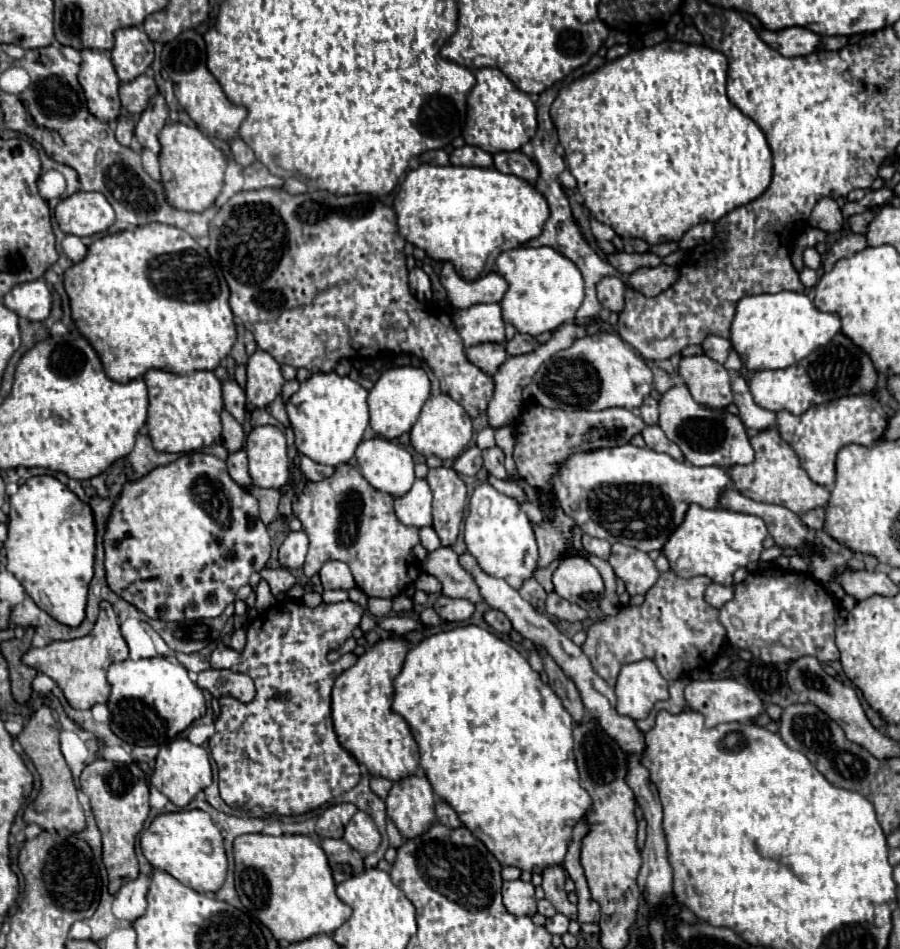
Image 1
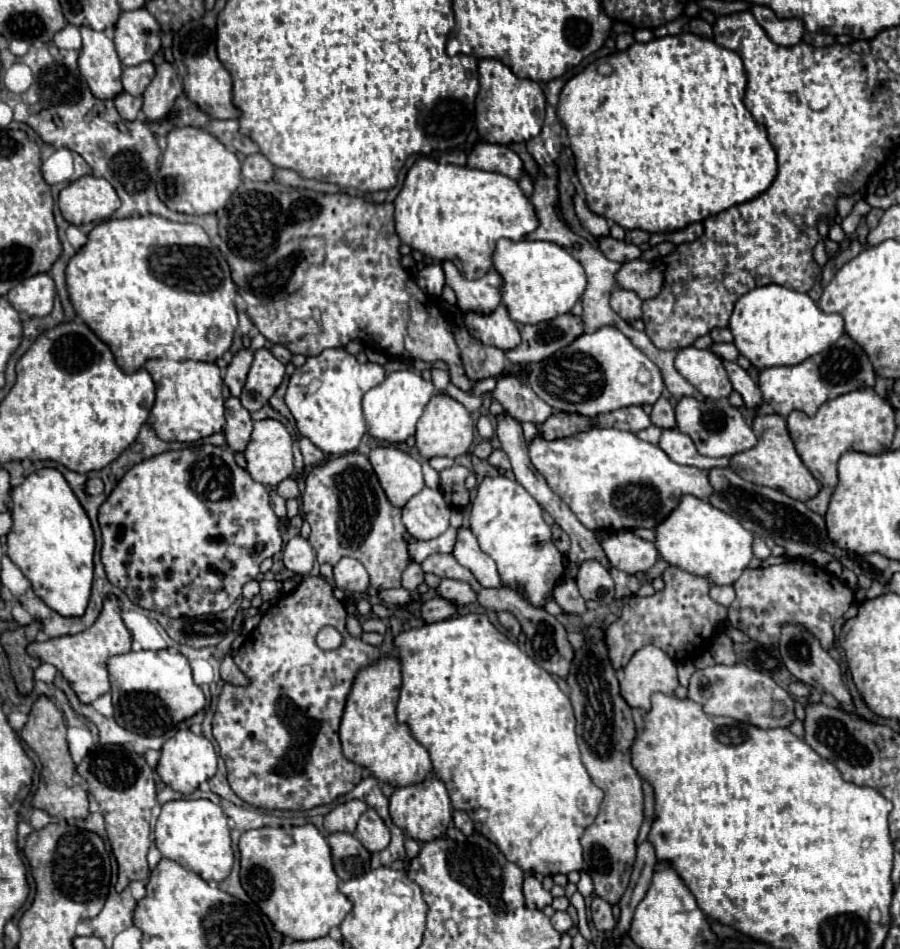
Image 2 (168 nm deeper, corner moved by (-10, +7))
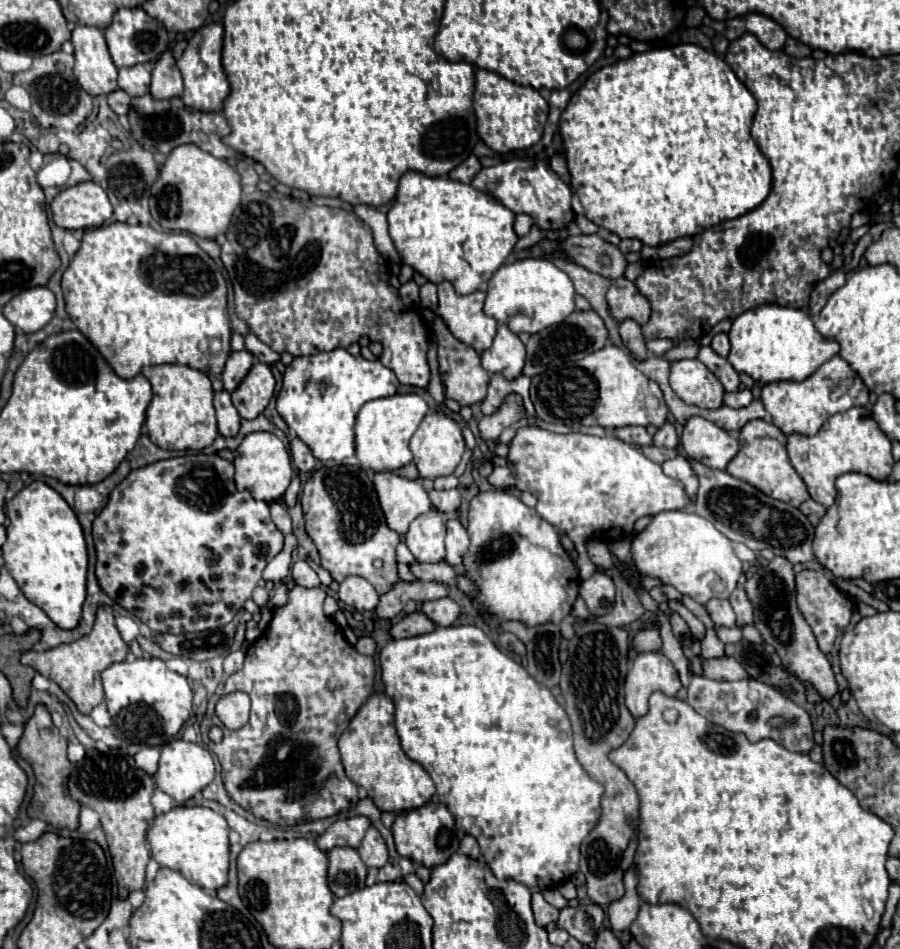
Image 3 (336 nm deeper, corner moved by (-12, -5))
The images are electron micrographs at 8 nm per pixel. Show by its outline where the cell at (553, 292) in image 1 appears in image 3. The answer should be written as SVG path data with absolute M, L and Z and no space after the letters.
M523 258L503 264L489 280L485 314L505 322L511 332L537 334L553 324L561 324L575 310L575 288L571 278L547 258Z

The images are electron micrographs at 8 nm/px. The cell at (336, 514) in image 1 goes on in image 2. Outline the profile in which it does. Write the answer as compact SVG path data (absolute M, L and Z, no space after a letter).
M349 452L315 466L305 478L301 508L311 526L309 540L319 564L329 562L335 566L343 556L349 556L367 568L375 590L401 588L401 574L411 562L403 540L401 510L387 500L367 456Z

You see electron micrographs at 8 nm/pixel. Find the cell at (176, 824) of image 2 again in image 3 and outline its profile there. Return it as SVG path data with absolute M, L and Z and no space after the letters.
M177 806L167 814L159 814L147 832L151 856L161 866L183 874L189 882L217 890L227 884L229 870L229 826L225 818L203 806Z

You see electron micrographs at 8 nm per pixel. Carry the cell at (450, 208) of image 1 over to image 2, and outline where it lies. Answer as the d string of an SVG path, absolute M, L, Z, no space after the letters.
M419 158L409 168L403 188L397 194L393 206L395 230L401 242L433 260L451 260L467 280L477 280L479 276L485 276L491 270L491 252L499 238L509 238L517 242L535 230L535 208L531 208L531 200L523 196L523 190L515 180L497 172L485 172L453 164L437 164L427 158Z

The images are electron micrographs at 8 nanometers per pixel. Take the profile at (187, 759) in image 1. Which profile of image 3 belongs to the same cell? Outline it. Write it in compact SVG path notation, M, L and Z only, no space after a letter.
M181 738L171 740L171 742L167 742L163 746L161 760L159 760L159 770L155 774L155 784L165 794L169 794L171 798L175 798L179 804L187 802L197 792L201 792L213 778L215 778L215 764L213 764L213 756L209 754L207 748L203 748L199 744L185 742Z

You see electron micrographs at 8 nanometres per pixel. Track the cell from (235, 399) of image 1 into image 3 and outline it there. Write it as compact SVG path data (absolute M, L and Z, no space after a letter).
M247 350L231 352L231 356L229 356L227 364L225 364L225 370L223 370L223 374L221 374L227 392L237 390L237 386L241 384L241 380L247 376L249 368L253 366L253 362L255 362L255 358L253 358L253 354L247 352Z

